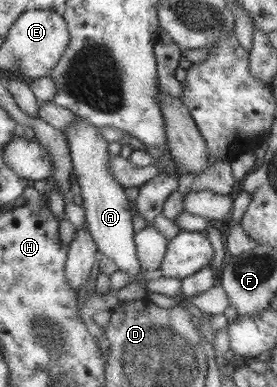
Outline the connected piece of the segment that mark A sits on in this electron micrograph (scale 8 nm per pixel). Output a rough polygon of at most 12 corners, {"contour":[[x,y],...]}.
{"contour":[[99,128],[65,131],[97,251],[144,285],[133,205],[107,167]]}

